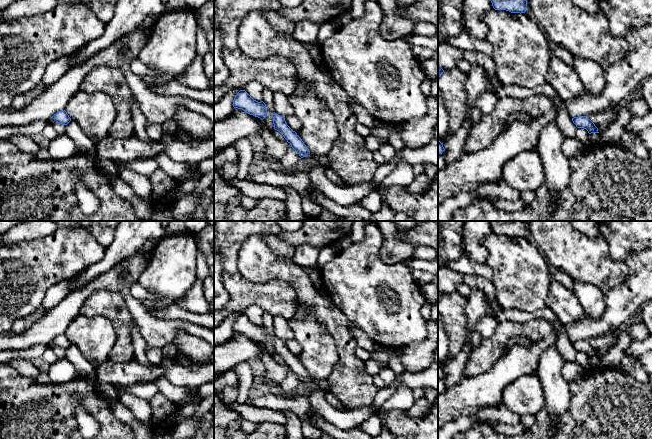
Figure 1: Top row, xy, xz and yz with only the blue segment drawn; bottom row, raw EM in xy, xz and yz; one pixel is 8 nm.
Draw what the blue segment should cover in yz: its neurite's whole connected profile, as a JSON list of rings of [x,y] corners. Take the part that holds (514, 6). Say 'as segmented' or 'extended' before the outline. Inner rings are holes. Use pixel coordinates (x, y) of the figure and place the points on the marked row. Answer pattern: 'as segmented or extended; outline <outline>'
as segmented; outline [[[490,0],[495,10],[506,10],[511,13],[525,13],[527,0]]]

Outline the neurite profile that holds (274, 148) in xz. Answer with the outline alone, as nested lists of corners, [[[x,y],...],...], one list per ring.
[[[262,131],[259,135],[264,139],[266,147],[264,149],[264,154],[277,160],[281,160],[285,155],[285,149],[283,142],[276,138],[273,133],[268,131]]]

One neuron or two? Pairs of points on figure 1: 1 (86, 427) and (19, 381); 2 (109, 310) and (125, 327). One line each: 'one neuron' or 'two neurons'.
1: two neurons
2: one neuron

